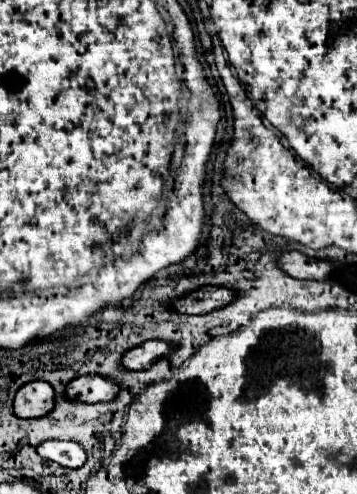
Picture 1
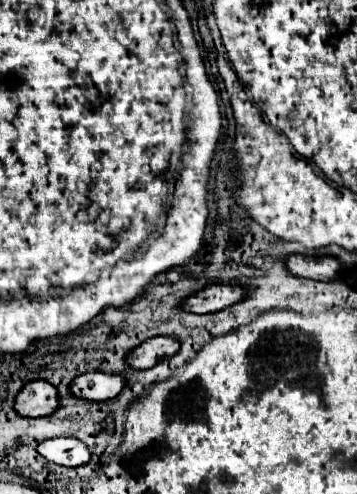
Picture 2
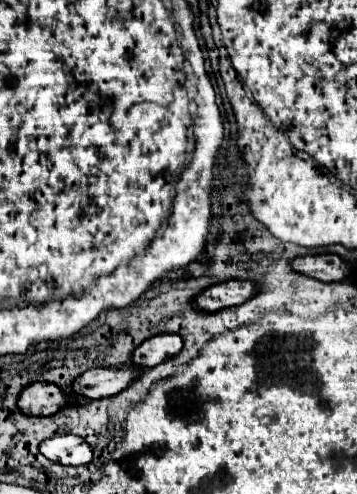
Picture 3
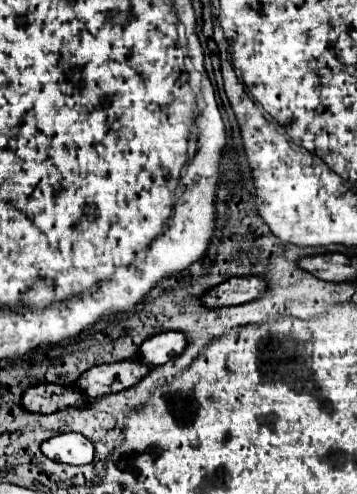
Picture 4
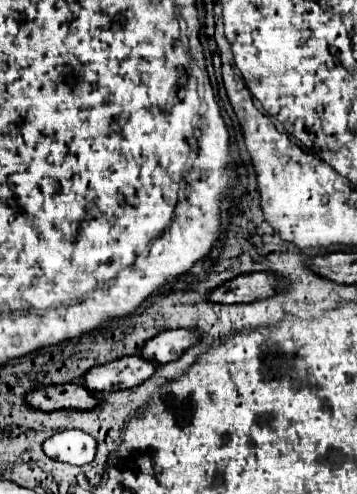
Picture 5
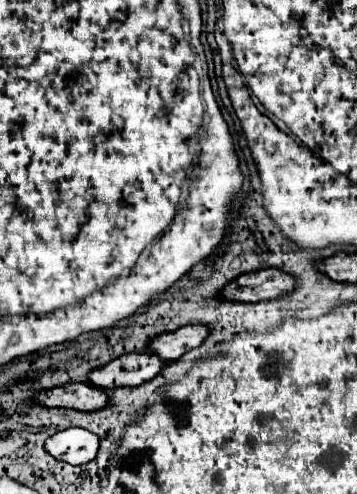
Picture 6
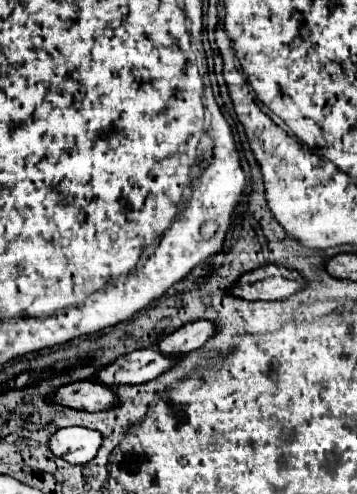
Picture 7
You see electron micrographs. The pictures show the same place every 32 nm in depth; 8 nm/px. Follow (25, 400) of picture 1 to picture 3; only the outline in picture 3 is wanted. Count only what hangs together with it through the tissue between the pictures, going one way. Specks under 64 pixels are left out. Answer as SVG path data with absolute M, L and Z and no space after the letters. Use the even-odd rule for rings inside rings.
M48 382L28 384L18 396L18 410L26 416L52 416L58 408L64 406L68 398L60 392L58 386Z

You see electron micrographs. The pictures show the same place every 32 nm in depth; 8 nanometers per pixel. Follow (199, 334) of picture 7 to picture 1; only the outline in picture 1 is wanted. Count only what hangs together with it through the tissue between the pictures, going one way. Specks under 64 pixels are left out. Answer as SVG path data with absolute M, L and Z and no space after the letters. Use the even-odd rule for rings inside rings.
M148 340L132 350L128 350L120 364L126 370L148 370L156 360L166 356L166 352L172 352L172 346L164 340Z

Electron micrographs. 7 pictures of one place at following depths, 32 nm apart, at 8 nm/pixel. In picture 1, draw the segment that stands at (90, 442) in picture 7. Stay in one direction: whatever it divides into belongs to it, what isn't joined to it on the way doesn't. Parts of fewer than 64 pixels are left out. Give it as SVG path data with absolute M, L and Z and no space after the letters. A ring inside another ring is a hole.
M46 440L36 448L36 452L42 458L58 462L66 468L80 468L86 462L84 448L80 448L80 444L72 440Z

